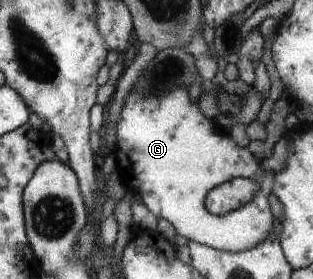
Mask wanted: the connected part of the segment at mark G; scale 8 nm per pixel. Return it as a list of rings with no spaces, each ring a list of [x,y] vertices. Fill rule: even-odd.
[[[175,89],[169,93],[163,93],[161,99],[143,99],[137,91],[133,91],[127,97],[122,111],[117,117],[116,143],[113,149],[116,165],[124,184],[137,195],[138,200],[147,206],[147,209],[157,218],[167,219],[175,229],[177,235],[183,235],[185,239],[218,249],[227,253],[241,253],[257,243],[261,243],[267,235],[271,235],[274,229],[275,217],[271,213],[269,196],[273,194],[273,173],[267,173],[255,165],[255,159],[247,149],[241,149],[237,143],[233,143],[227,135],[219,135],[209,119],[201,115],[197,105],[191,105],[188,90]],[[243,177],[253,179],[259,183],[259,191],[251,199],[251,203],[238,206],[235,211],[225,215],[213,215],[204,206],[207,192],[219,184],[230,179]]]

